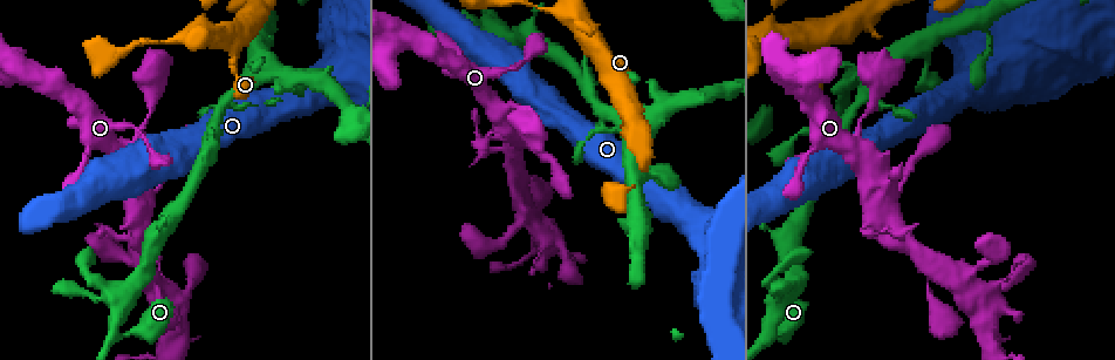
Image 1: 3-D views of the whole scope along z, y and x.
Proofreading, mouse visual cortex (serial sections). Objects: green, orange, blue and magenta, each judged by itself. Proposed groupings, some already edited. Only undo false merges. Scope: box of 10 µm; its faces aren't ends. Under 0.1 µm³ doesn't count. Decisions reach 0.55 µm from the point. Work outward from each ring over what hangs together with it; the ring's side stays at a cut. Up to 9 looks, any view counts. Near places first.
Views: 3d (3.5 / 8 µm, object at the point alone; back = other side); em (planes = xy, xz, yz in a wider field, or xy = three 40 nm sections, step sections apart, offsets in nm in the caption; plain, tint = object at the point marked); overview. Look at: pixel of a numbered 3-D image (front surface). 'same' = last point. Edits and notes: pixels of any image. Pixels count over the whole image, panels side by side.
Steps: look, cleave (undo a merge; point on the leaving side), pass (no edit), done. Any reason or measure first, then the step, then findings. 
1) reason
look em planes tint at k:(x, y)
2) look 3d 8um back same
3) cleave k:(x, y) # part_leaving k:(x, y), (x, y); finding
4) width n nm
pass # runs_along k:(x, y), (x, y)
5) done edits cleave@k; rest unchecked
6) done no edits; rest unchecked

abrupt turn
look 3d 3.5um back at 1:(886, 189)

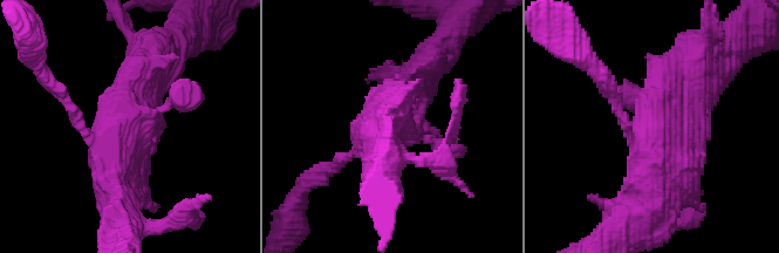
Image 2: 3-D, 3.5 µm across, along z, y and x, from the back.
look em xy step 5 tint at 2:(653, 124)

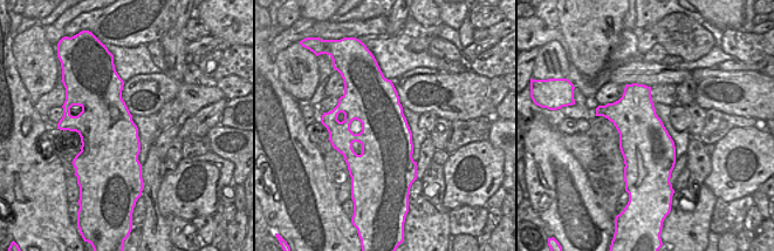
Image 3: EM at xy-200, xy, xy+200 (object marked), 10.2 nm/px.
pass # runs_along 2:(410, 94), (375, 136), (332, 169); one cell here

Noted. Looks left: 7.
side arm on a straight run
look 3d 3.5um at 1:(182, 342)

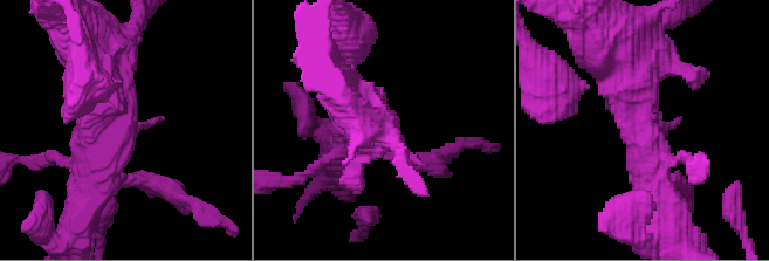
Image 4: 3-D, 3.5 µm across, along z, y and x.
look em xy step 2 tint at 4:(642, 134)

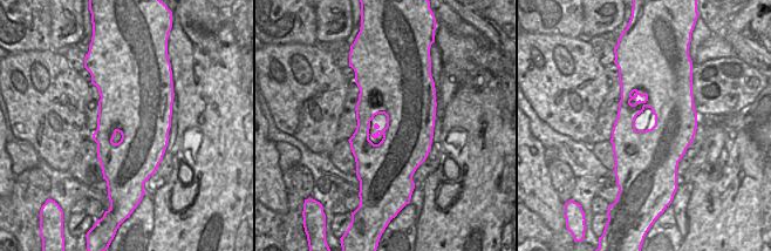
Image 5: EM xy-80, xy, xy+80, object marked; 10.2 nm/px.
pass # runs_along 4:(624, 61), (649, 162), (678, 158); all the same cell

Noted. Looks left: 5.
sharp bend
look 3d 3.5um back at 1:(113, 332)

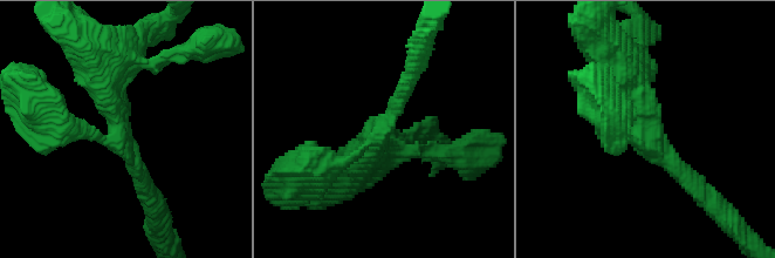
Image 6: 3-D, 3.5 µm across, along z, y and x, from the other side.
arms 3; arm_widths 250, 300, 400 nm; need the tissue
look em xy step 2 tint at 6:(119, 132)

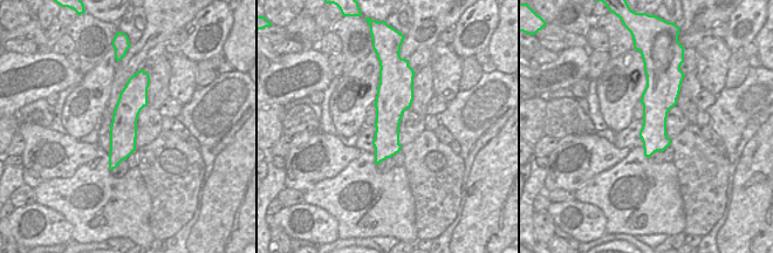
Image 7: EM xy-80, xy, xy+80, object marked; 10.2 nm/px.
pass # runs_along 7:(135, 77), (123, 143), (111, 165); all the same cell

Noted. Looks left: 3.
abrupt turn
look 3d 3.5um at 1:(579, 18)

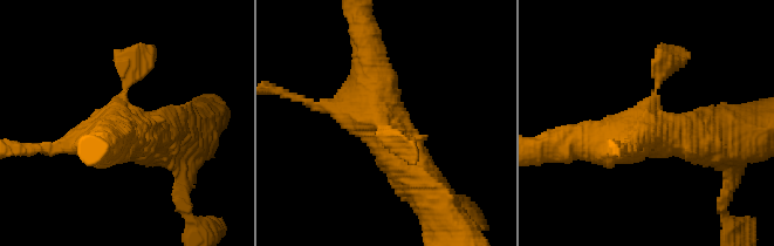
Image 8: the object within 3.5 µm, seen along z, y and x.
now the EM
look em xy step 2 tint at 8:(652, 117)

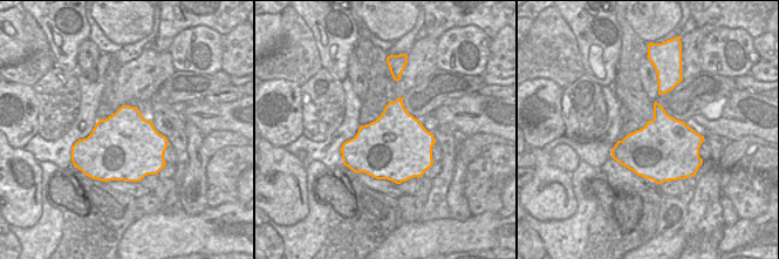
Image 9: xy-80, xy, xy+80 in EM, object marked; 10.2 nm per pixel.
width 700 nm
pass # runs_along 8:(706, 137), (656, 134), (656, 87), (679, 55); continuous, no second cell

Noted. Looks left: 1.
done no edits; rest unchecked

